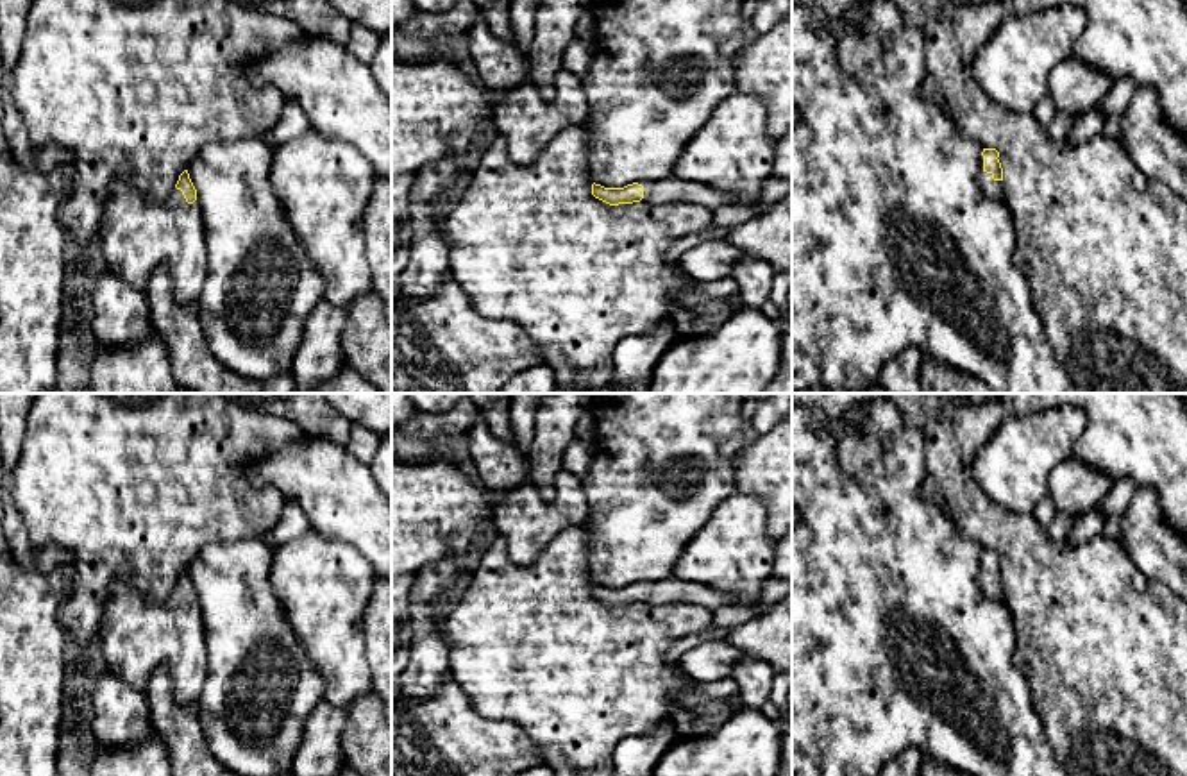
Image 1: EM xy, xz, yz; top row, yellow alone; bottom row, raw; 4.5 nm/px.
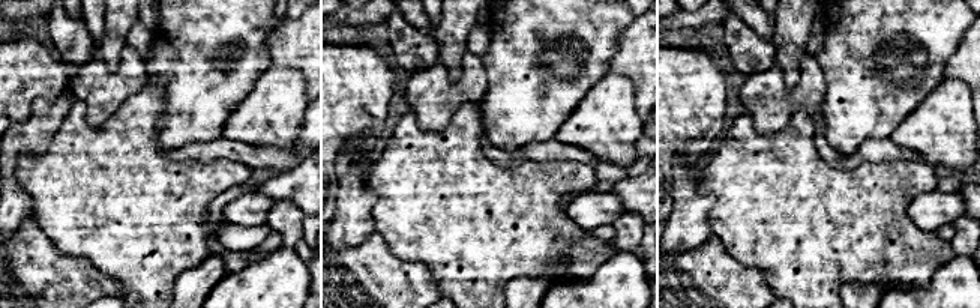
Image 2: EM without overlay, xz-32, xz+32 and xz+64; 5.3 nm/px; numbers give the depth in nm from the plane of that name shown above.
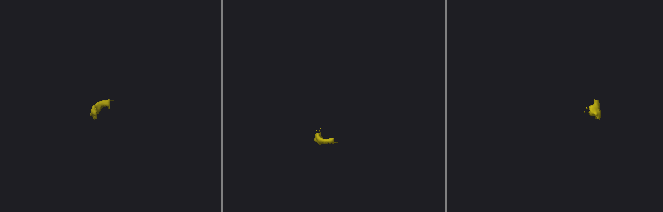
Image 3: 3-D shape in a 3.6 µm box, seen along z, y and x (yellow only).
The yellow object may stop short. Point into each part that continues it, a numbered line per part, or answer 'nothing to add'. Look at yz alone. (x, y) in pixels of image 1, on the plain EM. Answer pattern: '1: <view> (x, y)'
1: yz (993, 589)

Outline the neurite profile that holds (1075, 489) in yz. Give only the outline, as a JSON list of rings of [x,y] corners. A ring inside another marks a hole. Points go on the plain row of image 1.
[[[1071,456],[1055,467],[1048,495],[1053,499],[1058,513],[1078,517],[1098,508],[1112,486],[1108,474],[1090,468]]]

